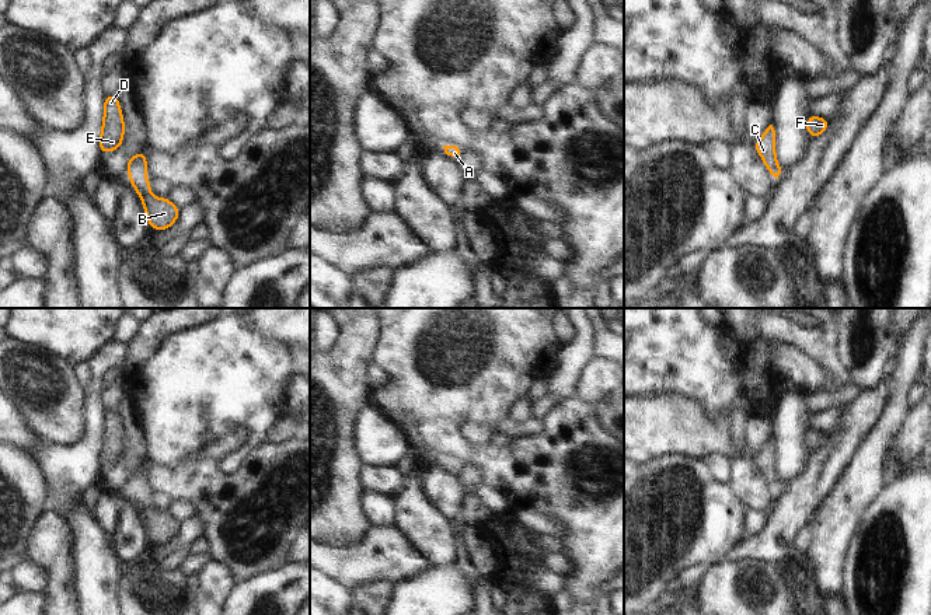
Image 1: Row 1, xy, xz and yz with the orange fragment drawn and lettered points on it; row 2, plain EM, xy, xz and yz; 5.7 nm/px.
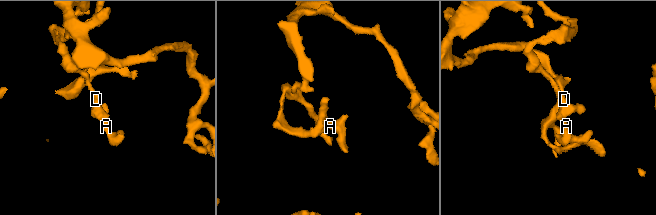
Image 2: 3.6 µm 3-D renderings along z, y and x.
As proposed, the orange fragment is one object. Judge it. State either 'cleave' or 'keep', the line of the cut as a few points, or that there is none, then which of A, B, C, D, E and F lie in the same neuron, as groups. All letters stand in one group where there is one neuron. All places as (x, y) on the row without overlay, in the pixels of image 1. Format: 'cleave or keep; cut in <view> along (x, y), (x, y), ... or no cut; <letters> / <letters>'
keep; no cut; A B C D E F

